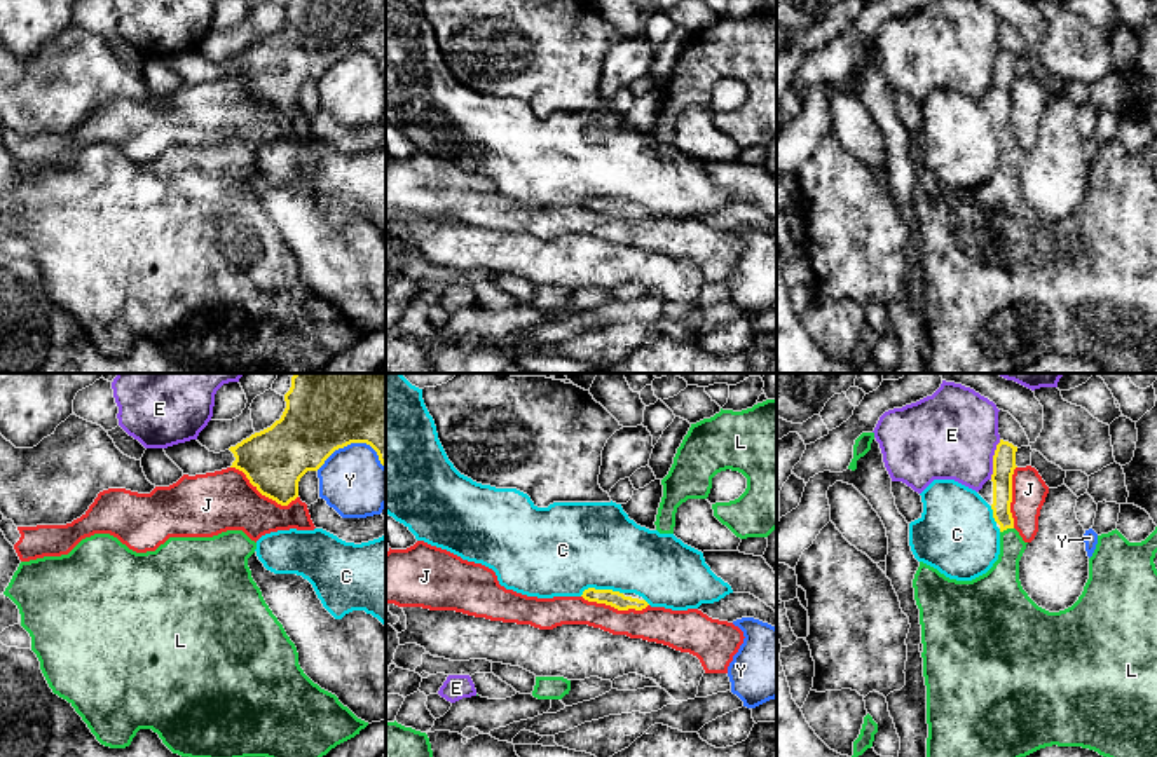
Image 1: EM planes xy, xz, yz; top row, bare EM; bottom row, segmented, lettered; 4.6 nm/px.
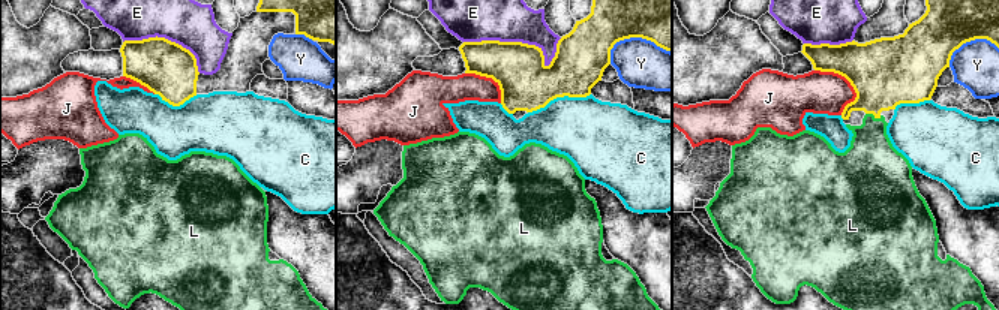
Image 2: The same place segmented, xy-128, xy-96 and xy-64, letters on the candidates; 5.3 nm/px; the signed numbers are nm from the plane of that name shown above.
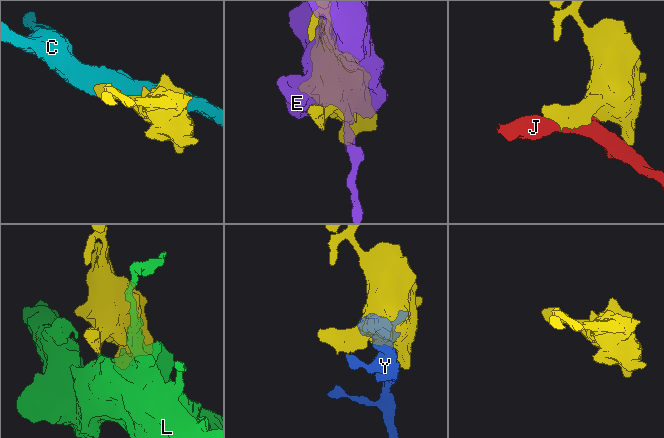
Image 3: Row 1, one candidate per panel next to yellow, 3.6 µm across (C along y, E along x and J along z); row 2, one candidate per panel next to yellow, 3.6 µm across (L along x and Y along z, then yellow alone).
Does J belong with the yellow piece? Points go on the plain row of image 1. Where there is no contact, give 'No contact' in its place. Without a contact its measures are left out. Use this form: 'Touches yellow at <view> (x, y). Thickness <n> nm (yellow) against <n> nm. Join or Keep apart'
Touches yellow at xy (264, 103). Thickness 300 nm (yellow) against 280 nm. Keep apart

